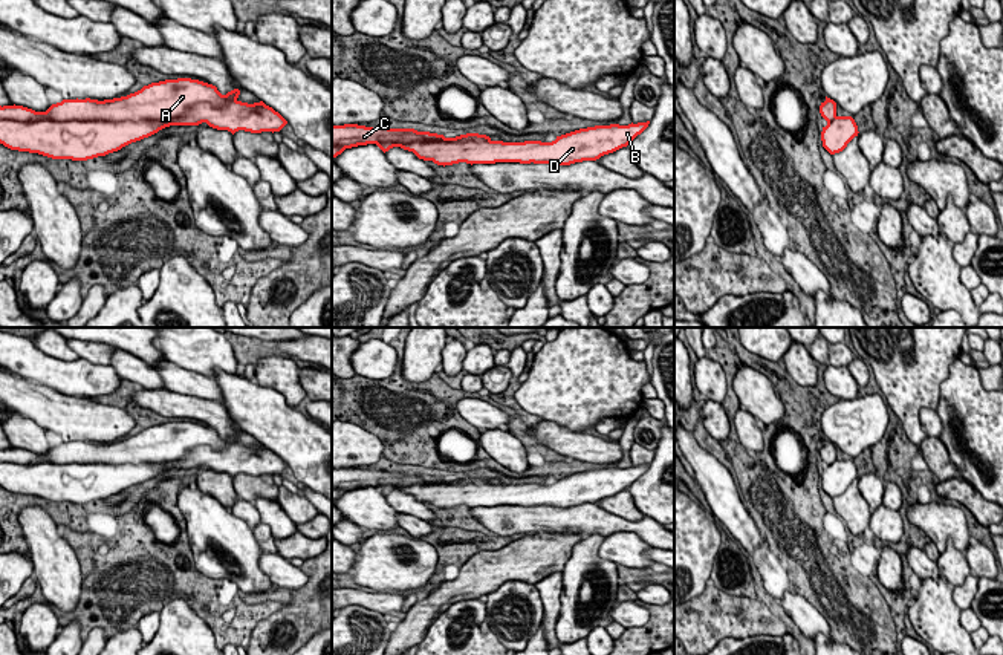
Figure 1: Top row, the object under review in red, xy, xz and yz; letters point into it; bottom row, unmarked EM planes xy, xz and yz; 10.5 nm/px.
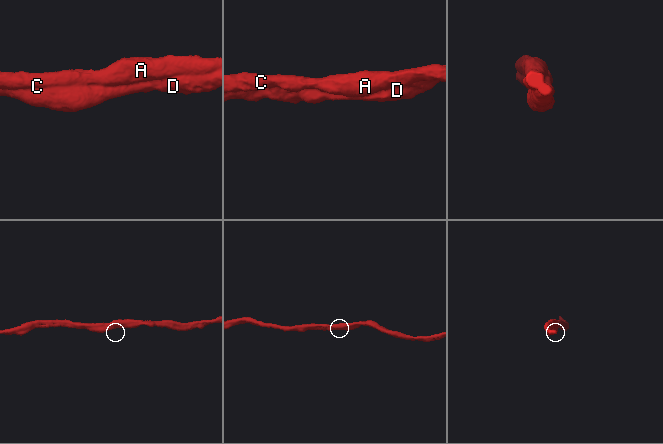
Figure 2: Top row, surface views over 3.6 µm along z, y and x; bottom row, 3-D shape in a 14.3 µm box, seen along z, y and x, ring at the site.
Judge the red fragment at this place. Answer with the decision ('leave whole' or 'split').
leave whole

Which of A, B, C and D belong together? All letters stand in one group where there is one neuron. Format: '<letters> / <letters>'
A B C D

